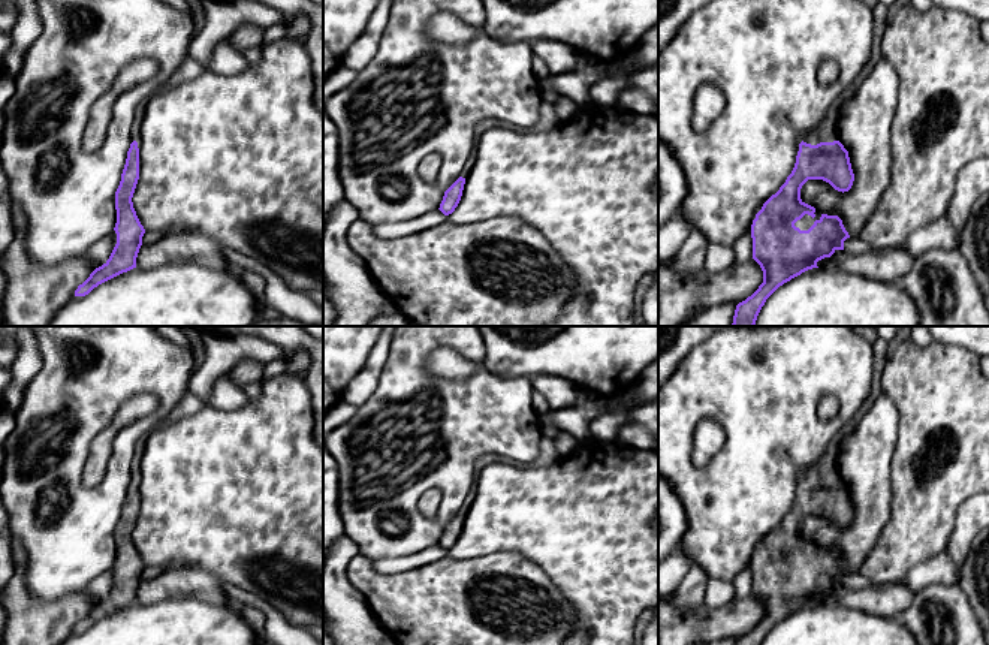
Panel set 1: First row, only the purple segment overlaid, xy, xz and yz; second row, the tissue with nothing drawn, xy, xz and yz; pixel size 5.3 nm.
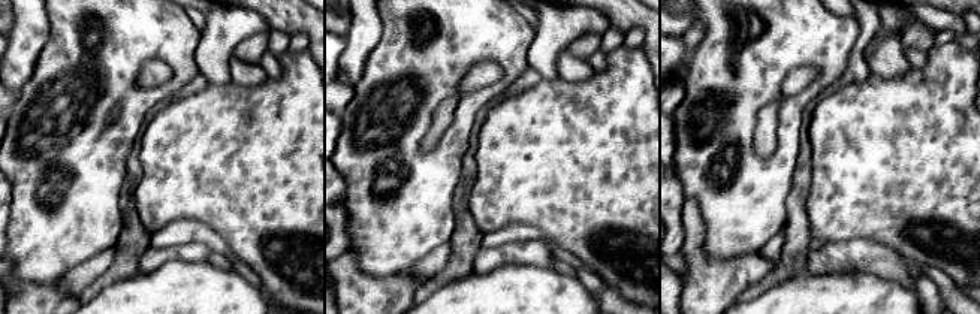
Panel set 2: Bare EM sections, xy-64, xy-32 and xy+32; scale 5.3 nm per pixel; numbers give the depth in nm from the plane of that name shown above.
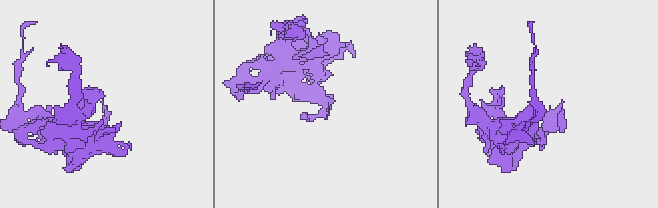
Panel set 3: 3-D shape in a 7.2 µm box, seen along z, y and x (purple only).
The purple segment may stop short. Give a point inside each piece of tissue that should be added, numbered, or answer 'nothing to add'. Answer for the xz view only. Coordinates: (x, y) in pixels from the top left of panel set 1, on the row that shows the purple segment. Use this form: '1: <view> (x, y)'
1: xz (472, 160)

